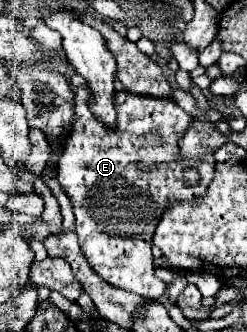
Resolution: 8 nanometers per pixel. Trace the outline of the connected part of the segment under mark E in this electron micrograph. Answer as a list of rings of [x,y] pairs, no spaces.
[[[71,85],[73,93],[75,93],[75,105],[73,105],[73,111],[75,111],[75,121],[73,121],[73,129],[65,141],[65,151],[59,159],[59,171],[57,171],[57,181],[61,185],[61,189],[65,191],[65,195],[71,199],[73,203],[73,213],[75,213],[75,225],[77,225],[77,235],[79,235],[79,247],[83,251],[83,255],[87,257],[87,261],[91,263],[91,267],[95,269],[95,273],[105,279],[109,285],[113,287],[119,287],[119,289],[125,289],[125,291],[131,291],[131,293],[137,293],[141,295],[143,299],[159,299],[163,293],[165,293],[165,283],[161,279],[155,277],[155,265],[153,265],[153,255],[151,255],[151,245],[153,245],[153,235],[155,235],[155,229],[163,217],[163,213],[173,205],[173,203],[179,203],[179,201],[199,201],[205,197],[207,193],[207,187],[185,187],[183,183],[183,173],[181,173],[181,167],[185,167],[185,161],[179,161],[179,139],[187,133],[193,117],[187,115],[173,99],[167,99],[167,97],[149,97],[149,95],[137,95],[137,93],[131,93],[131,91],[115,91],[113,93],[113,105],[115,105],[115,111],[117,111],[117,121],[115,121],[115,127],[107,127],[101,119],[97,119],[93,113],[91,113],[91,95],[93,91],[89,87],[75,87]]]

